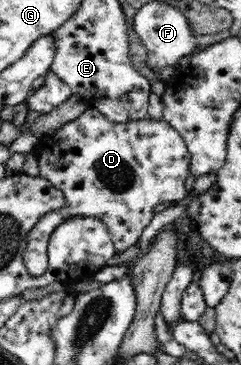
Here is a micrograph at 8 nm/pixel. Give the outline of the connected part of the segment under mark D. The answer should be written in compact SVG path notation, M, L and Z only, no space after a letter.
M87 106L79 117L68 121L58 130L41 136L34 145L34 155L40 168L40 176L63 192L65 203L50 215L39 218L29 230L23 261L26 271L39 277L48 266L48 241L54 229L67 218L91 216L101 221L107 229L110 245L116 253L135 245L149 225L155 206L164 201L180 202L188 191L185 179L190 174L191 154L181 134L165 120L140 119L115 123L95 108Z

